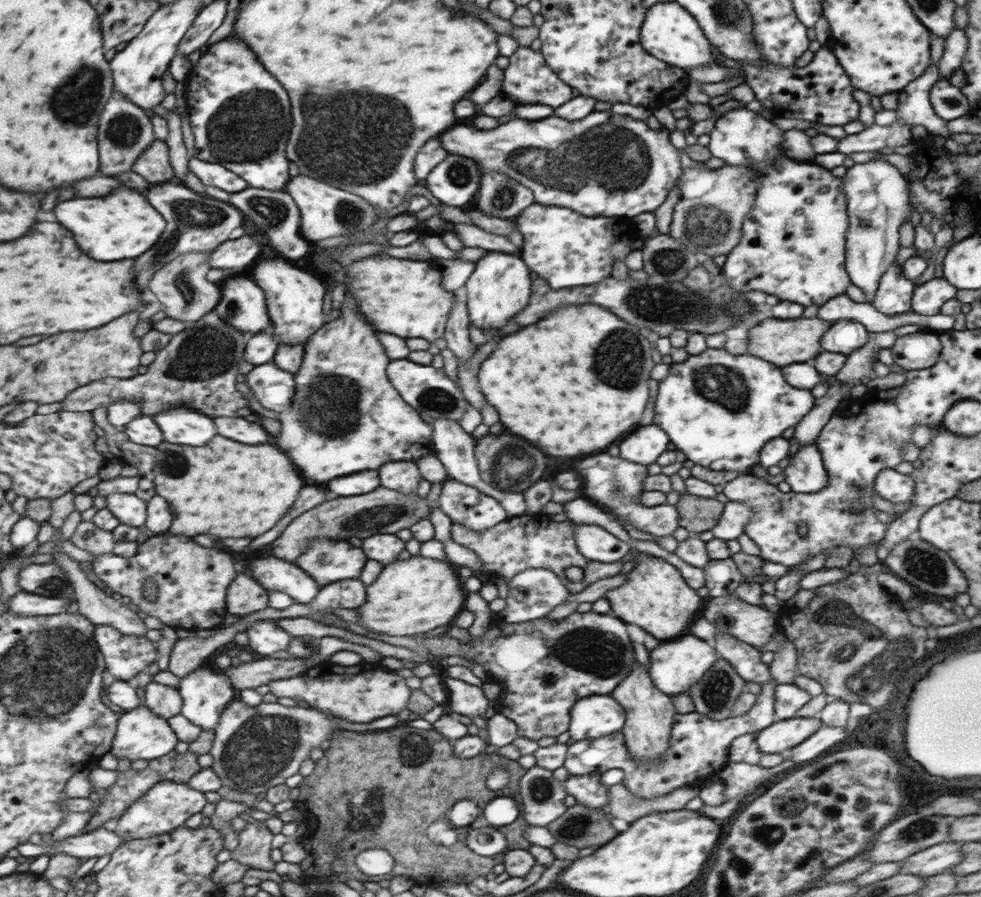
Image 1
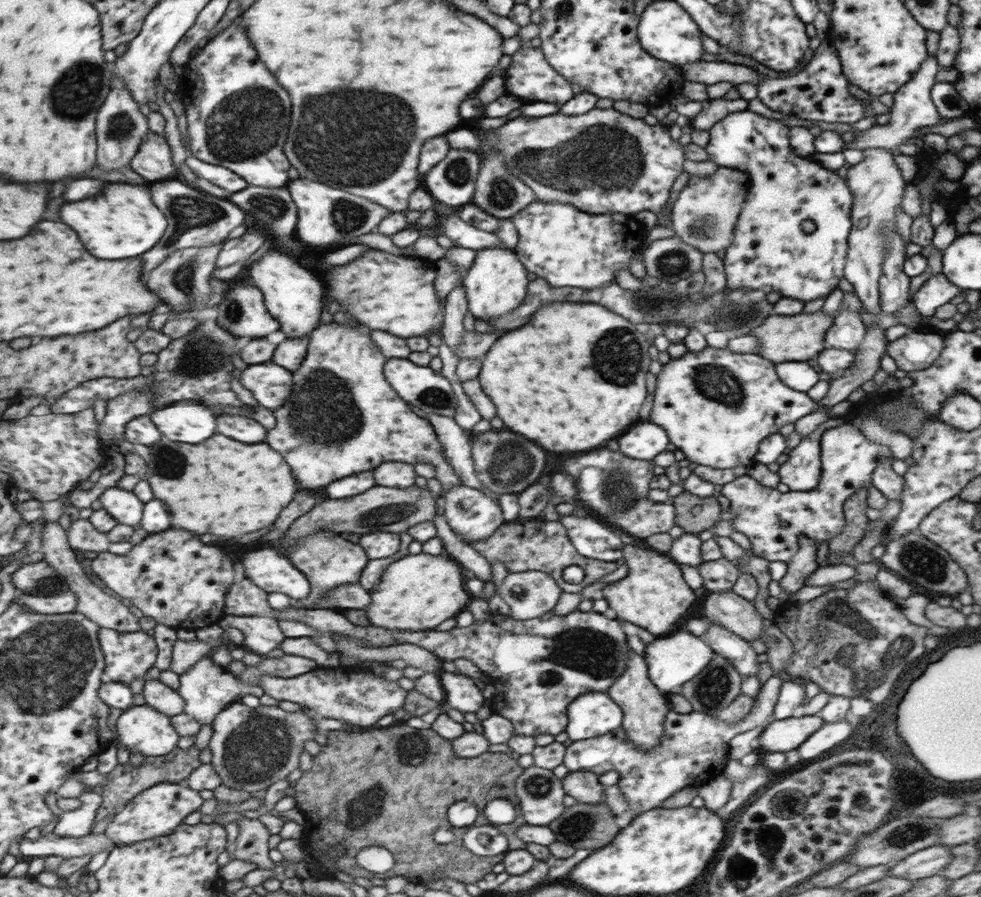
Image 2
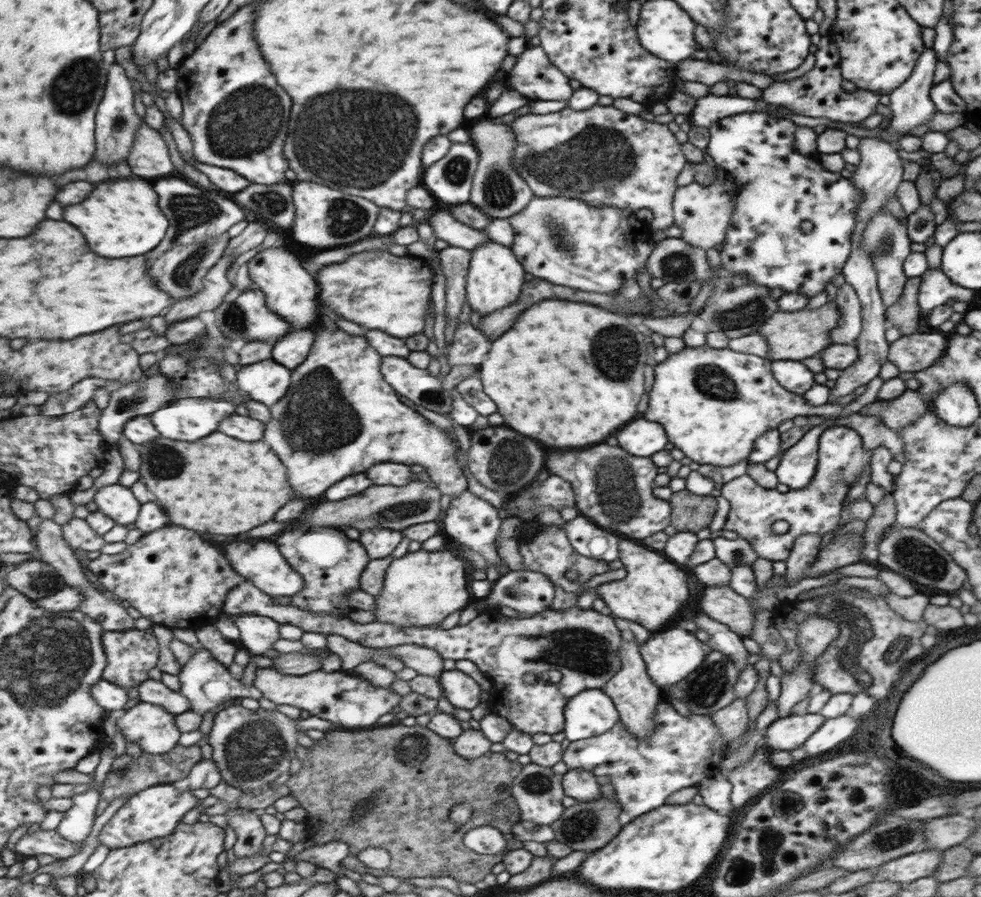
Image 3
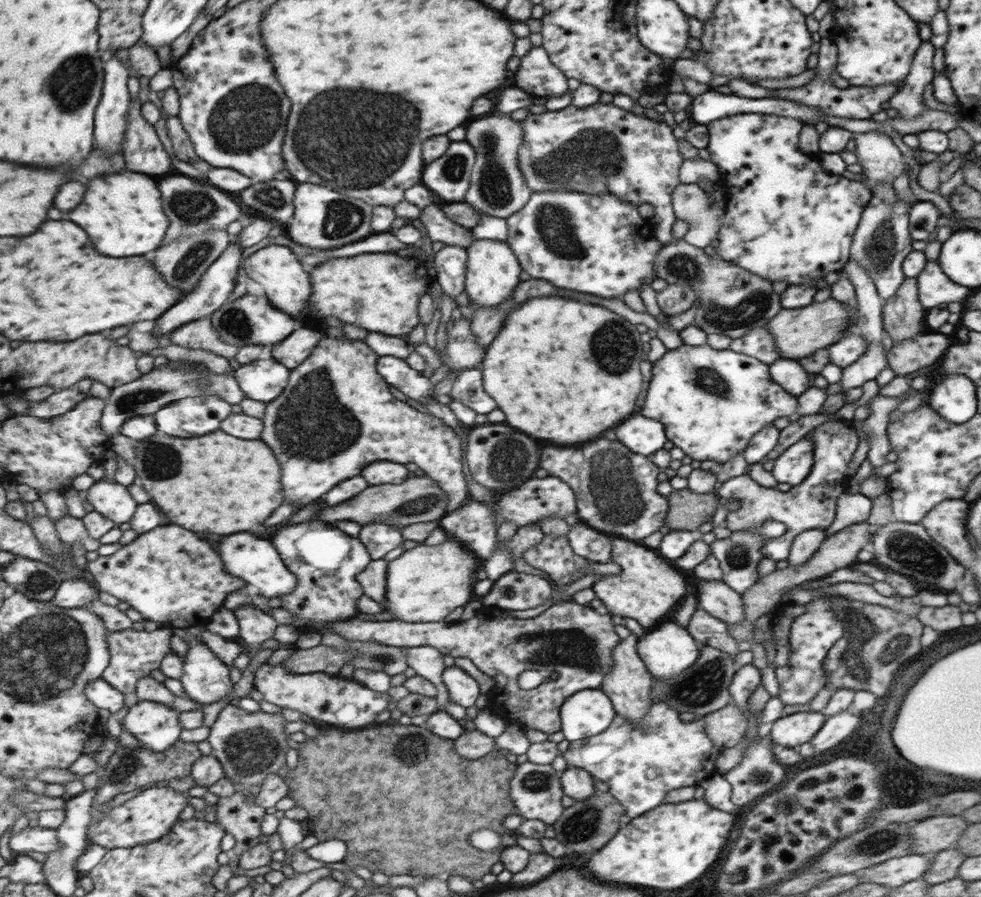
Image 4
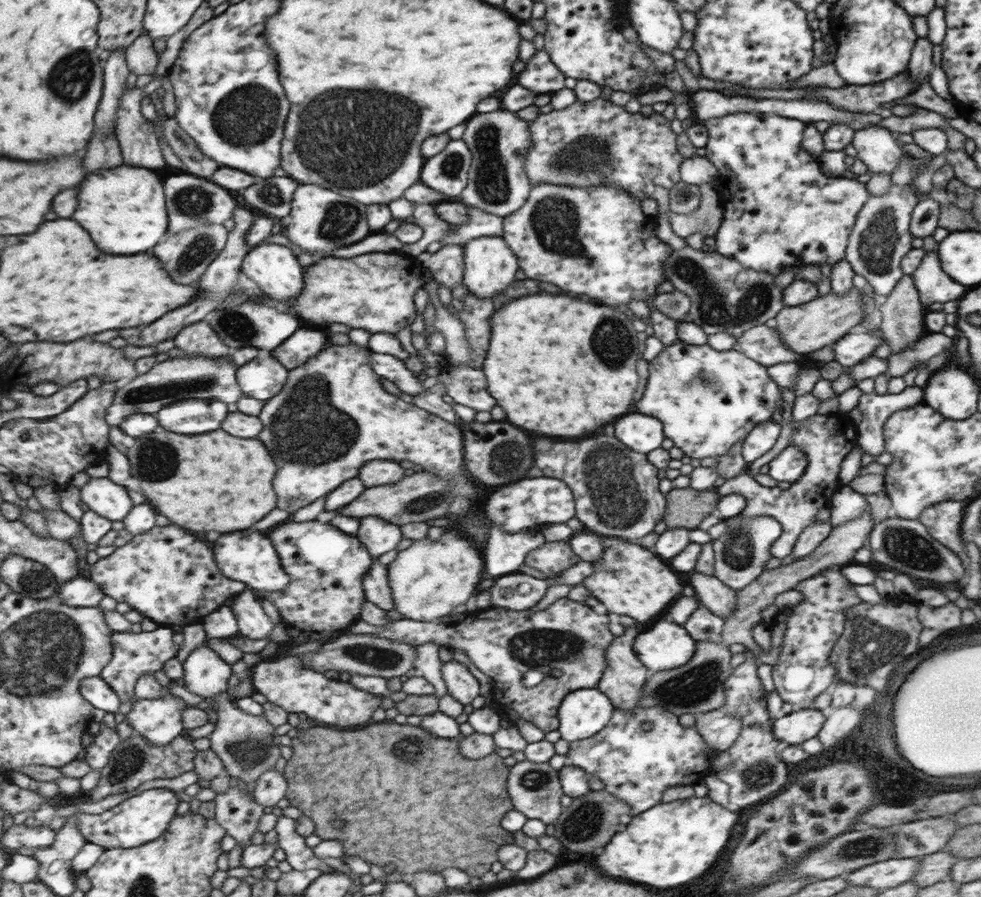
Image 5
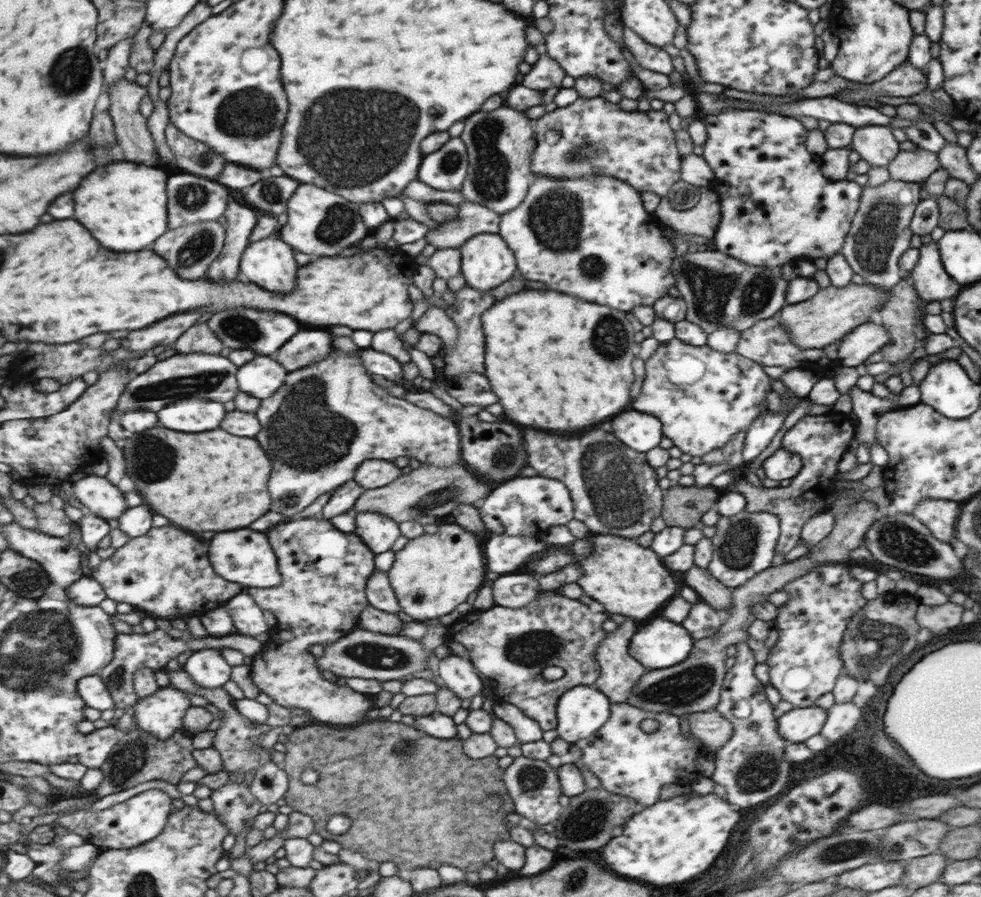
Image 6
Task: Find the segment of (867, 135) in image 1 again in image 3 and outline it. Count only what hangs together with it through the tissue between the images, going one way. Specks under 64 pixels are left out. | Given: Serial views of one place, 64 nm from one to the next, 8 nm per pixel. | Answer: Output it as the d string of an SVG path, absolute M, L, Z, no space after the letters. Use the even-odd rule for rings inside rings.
M931 49L925 50L919 55L918 62L914 68L913 74L902 83L894 91L888 92L889 104L891 109L891 117L888 120L889 126L887 132L889 134L904 134L908 135L911 132L917 132L916 128L922 124L927 124L929 118L935 114L936 109L930 99L929 91L933 86L933 73L935 70L936 56Z

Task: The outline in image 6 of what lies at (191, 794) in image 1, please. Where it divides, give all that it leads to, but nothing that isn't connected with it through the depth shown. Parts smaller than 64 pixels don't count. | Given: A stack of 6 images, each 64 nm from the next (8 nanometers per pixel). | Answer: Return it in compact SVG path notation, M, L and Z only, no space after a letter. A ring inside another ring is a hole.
M148 789L101 812L78 810L59 817L53 825L84 836L95 846L106 849L130 849L157 839L166 830L167 821L174 814L174 799L159 789Z

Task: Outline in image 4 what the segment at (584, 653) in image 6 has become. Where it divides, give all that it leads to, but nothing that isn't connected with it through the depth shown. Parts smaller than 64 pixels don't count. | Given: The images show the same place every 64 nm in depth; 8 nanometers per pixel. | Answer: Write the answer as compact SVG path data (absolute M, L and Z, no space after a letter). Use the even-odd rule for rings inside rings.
M254 584L233 592L225 607L235 612L245 604L261 608L273 616L280 624L305 627L320 634L335 632L350 641L371 640L385 646L425 646L429 645L451 658L469 659L481 673L495 680L488 694L486 708L503 717L507 722L517 724L521 729L533 729L545 734L557 732L561 728L561 706L571 695L591 689L600 689L614 666L613 648L619 644L613 632L609 614L597 614L590 607L570 602L552 604L535 617L519 619L499 607L483 608L473 618L447 625L441 621L430 623L364 621L357 616L341 622L318 622L308 624L294 612L282 607L268 608L269 598L261 594ZM525 670L536 670L545 674L542 683L529 690L517 687L517 678Z

